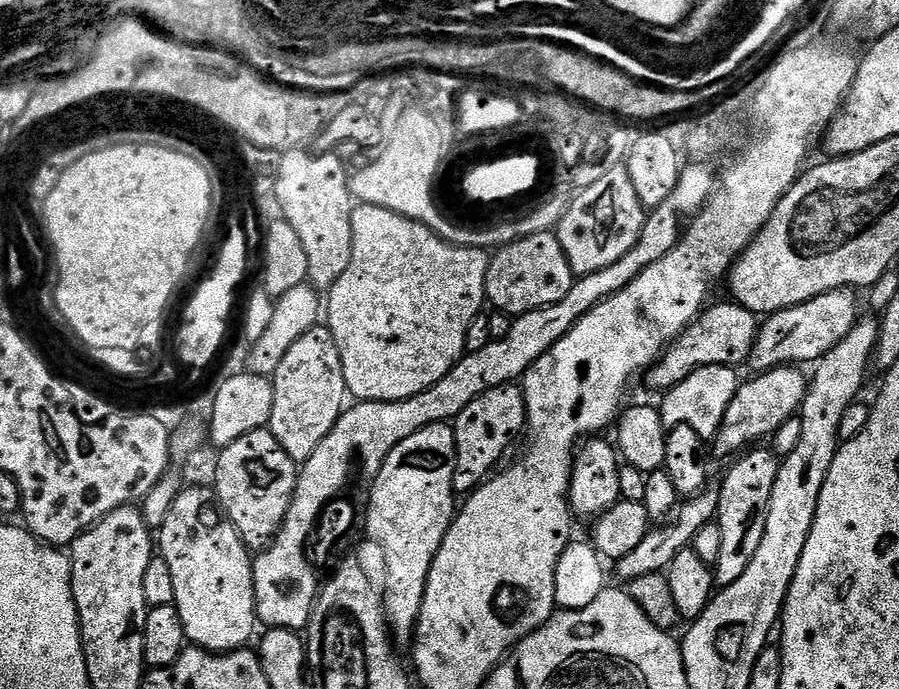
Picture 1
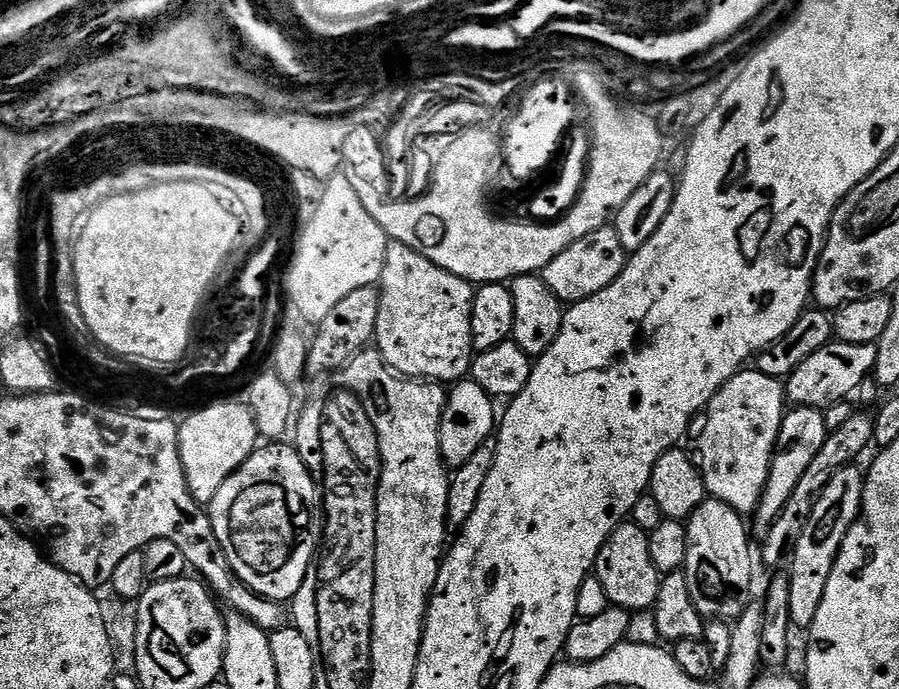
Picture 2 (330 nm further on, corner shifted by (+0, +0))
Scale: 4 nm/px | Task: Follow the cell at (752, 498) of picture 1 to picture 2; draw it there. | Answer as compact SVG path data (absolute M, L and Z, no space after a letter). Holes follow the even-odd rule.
M796 406L785 415L780 431L778 451L772 457L772 470L768 475L768 482L764 487L760 504L754 513L756 524L761 530L771 528L777 518L784 513L798 482L802 482L802 474L806 474L806 470L810 466L810 462L814 462L818 450L822 450L829 431L827 415L821 409Z

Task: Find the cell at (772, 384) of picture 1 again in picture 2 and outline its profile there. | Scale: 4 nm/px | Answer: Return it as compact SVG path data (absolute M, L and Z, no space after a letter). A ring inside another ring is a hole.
M830 342L792 371L786 380L786 396L793 405L827 409L849 399L848 395L873 375L876 366L876 344L845 344Z

